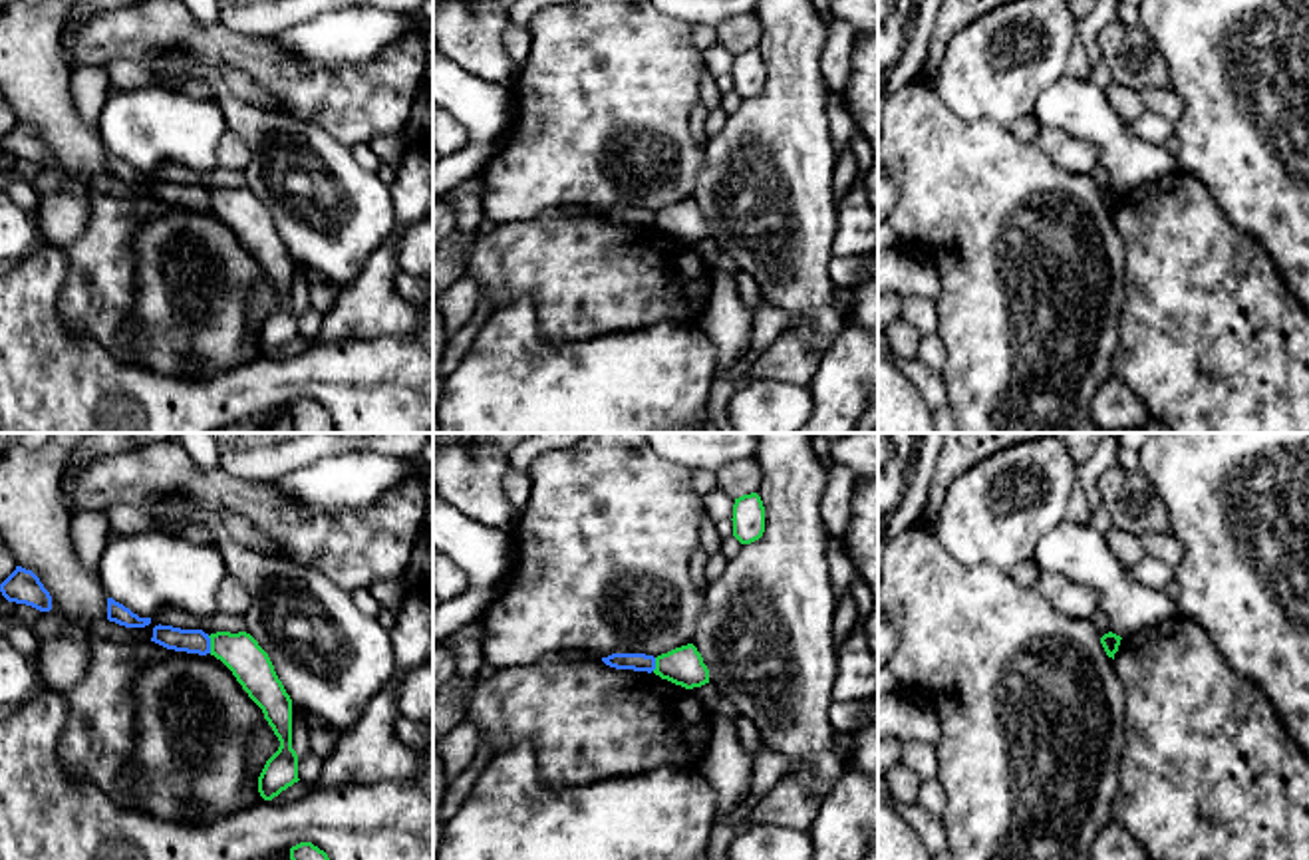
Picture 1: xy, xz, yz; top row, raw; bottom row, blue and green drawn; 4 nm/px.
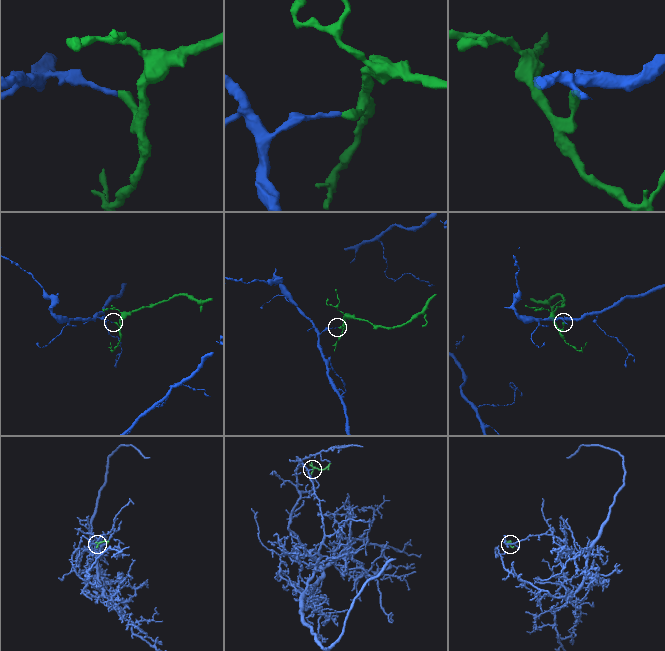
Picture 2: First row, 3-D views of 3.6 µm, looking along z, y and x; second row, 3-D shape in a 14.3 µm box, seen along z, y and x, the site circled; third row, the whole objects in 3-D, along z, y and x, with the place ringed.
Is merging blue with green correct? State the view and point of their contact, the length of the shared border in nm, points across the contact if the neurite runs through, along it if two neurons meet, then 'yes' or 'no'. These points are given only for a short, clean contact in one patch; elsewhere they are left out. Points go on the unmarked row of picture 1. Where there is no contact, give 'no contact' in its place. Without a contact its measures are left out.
xy (209, 199) | 70 nm | along xy (207, 191), (211, 207) | no

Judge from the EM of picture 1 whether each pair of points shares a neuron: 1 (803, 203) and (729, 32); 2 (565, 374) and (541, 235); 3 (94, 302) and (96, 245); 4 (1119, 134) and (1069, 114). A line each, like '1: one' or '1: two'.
1: two
2: two
3: one
4: one

